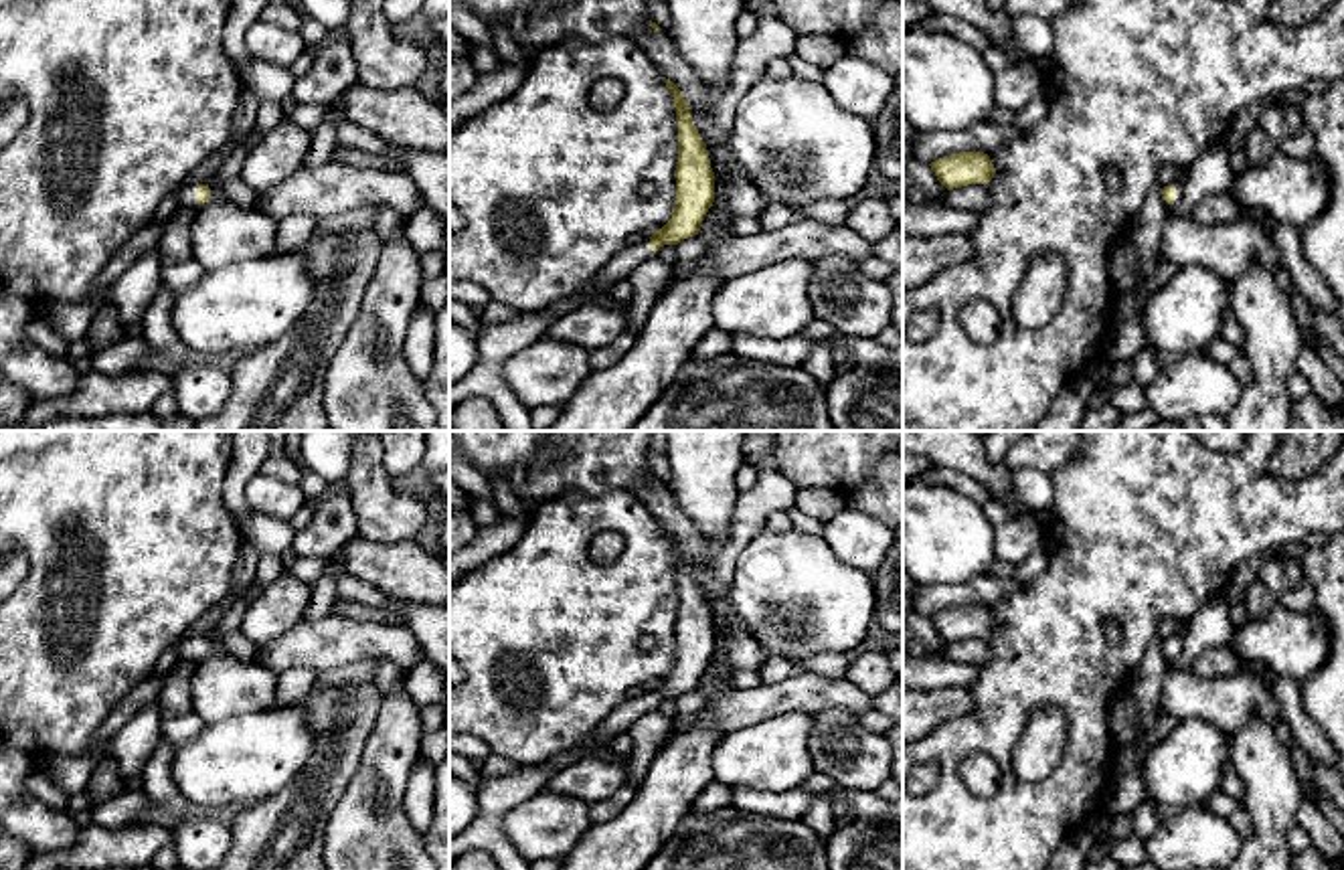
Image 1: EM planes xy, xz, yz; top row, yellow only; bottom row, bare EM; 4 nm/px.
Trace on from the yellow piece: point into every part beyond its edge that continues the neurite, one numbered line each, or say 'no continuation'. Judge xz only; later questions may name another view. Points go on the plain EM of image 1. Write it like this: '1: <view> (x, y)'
1: xz (618, 721)

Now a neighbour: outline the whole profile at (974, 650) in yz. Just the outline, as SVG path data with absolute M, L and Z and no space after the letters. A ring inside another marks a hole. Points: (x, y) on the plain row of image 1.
M968 637L961 641L947 643L941 658L982 666L992 658L992 647L986 637Z

